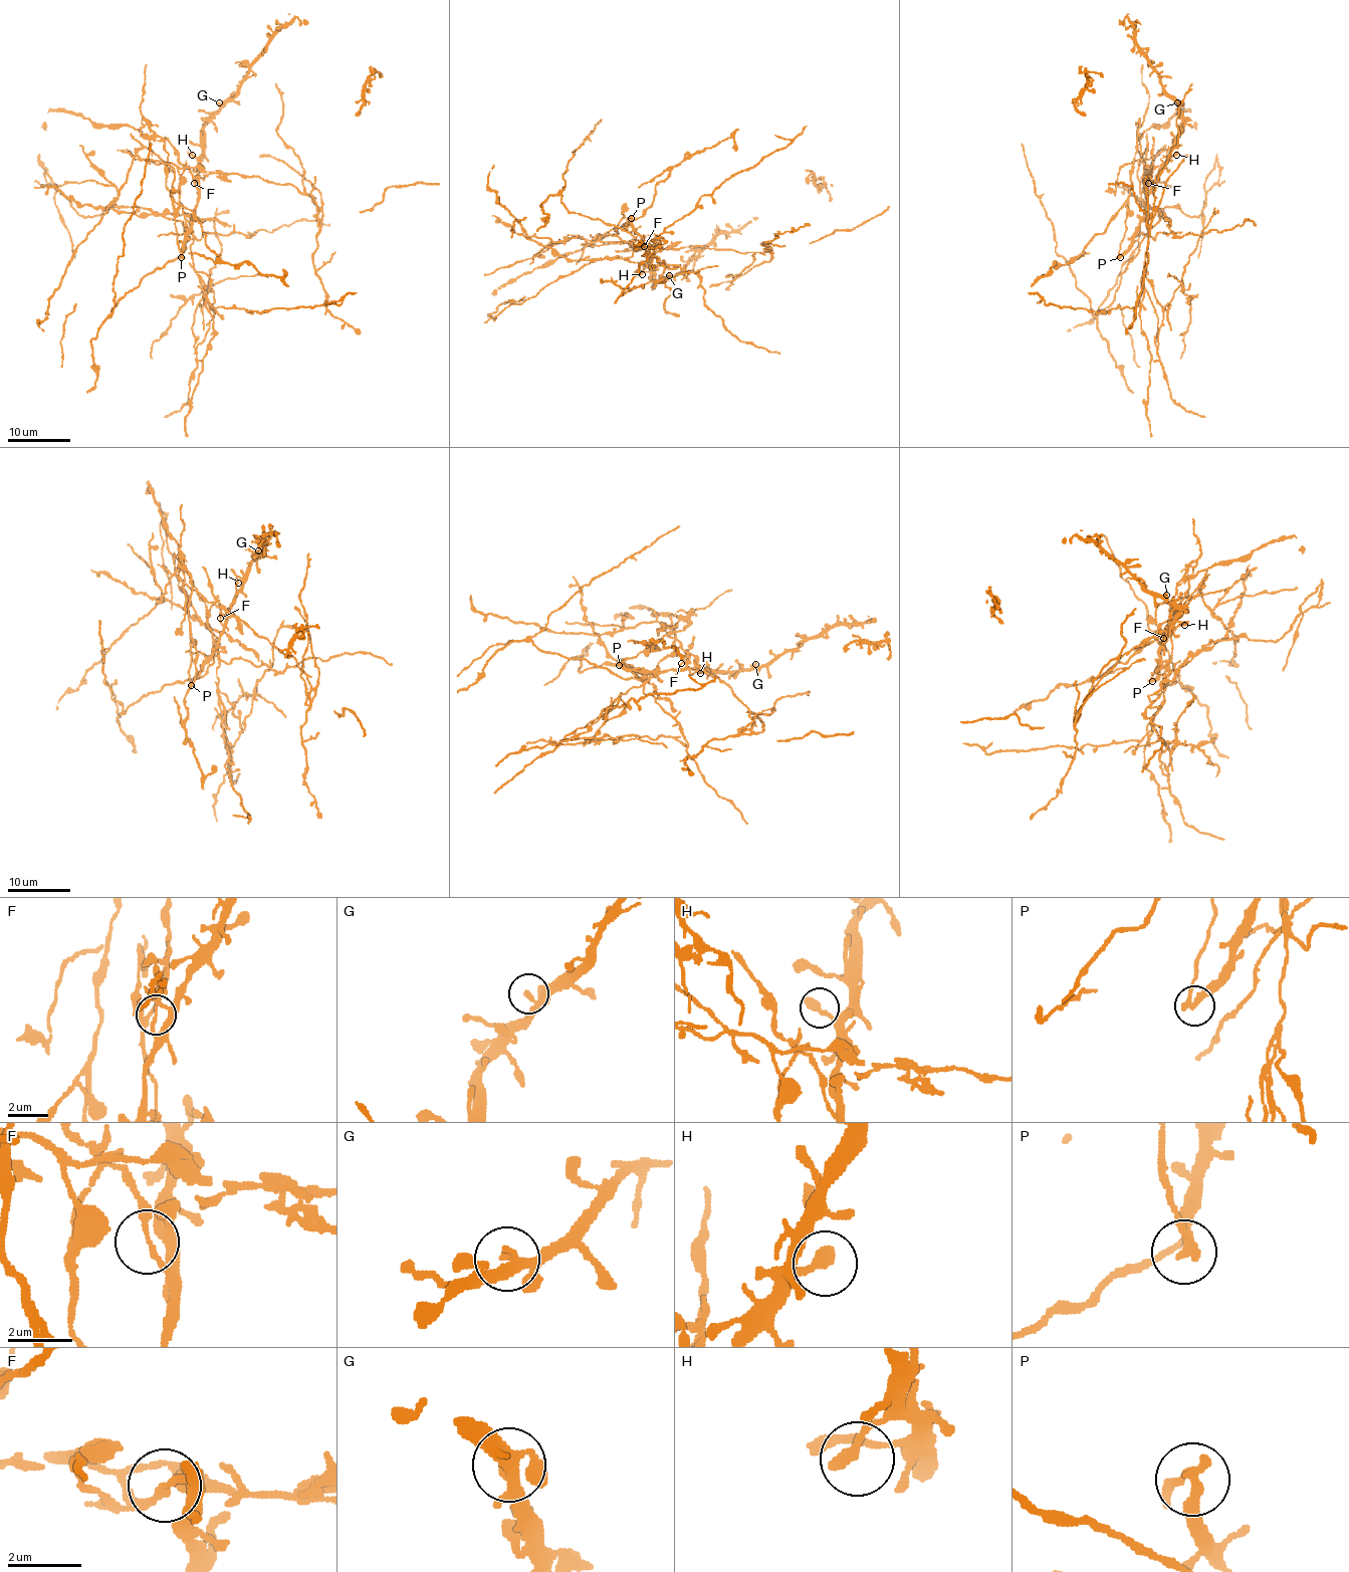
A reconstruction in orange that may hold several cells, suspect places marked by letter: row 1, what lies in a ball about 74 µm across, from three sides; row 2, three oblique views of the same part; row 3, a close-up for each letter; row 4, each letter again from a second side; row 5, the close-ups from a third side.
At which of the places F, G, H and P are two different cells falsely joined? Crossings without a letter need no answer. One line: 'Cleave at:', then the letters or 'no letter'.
Cleave at: F, P

